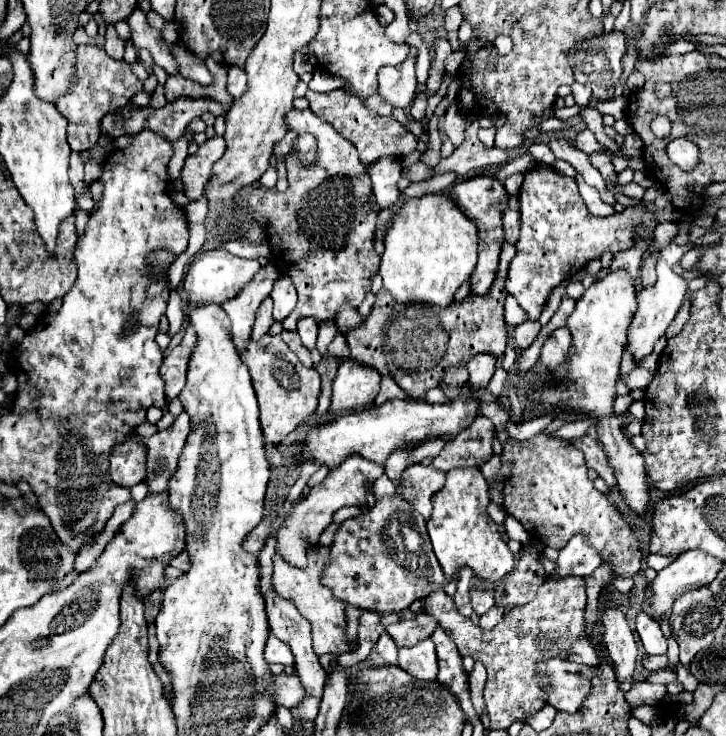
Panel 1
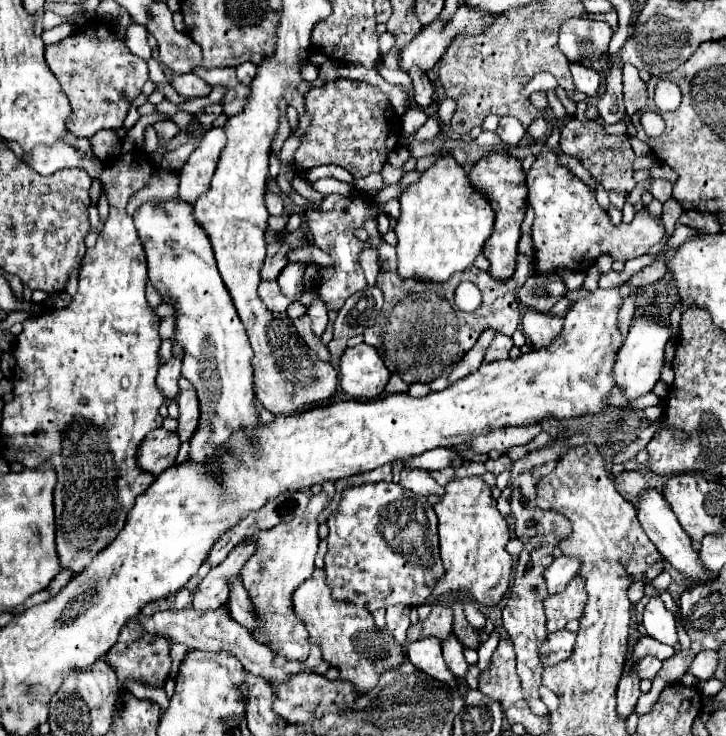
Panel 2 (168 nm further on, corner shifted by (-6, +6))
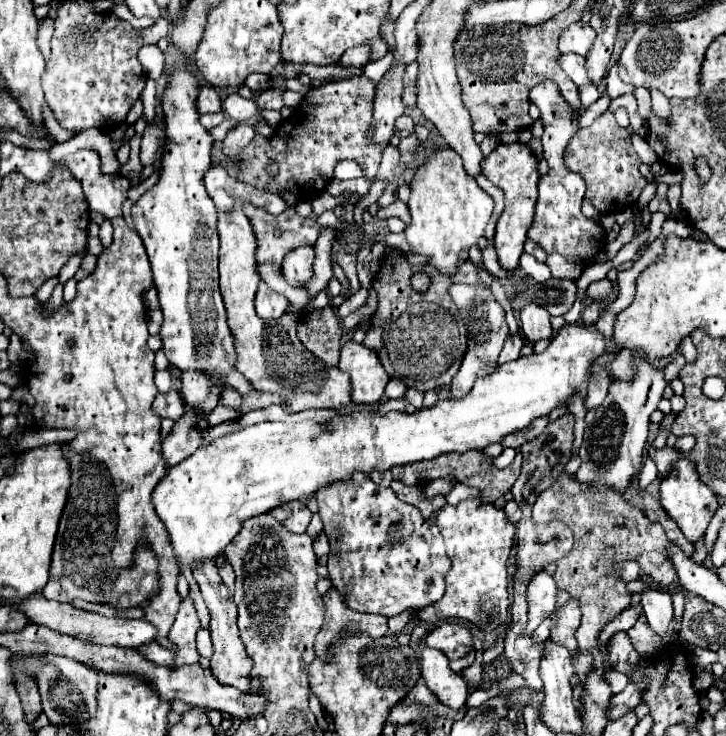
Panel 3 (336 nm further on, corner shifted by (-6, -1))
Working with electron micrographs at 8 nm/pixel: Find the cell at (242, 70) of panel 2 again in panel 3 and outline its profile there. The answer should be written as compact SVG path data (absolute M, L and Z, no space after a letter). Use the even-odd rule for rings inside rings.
M252 73L252 75L248 75L248 79L246 79L244 85L254 93L252 101L258 99L258 95L260 95L268 85L270 85L270 81L272 81L270 75L262 75L262 73Z

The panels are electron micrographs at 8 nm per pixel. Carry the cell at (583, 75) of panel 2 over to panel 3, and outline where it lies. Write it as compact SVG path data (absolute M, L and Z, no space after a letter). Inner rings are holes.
M558 55L558 65L566 71L566 75L580 87L588 83L588 75L586 75L586 59L582 55Z

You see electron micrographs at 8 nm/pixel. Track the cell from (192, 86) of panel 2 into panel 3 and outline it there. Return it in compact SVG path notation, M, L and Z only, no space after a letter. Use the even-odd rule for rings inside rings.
M200 87L198 95L198 111L200 114L218 113L222 111L222 99L214 87Z

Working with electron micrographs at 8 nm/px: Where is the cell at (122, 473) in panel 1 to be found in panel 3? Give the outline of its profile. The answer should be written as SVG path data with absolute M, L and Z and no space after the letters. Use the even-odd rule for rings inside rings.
M186 411L186 415L174 423L172 433L164 441L164 459L166 465L178 465L186 457L190 457L202 445L202 433L198 431L198 415L194 411Z

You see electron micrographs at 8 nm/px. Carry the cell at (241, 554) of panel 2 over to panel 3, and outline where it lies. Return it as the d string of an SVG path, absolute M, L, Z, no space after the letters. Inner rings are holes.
M200 629L198 631L198 637L196 637L196 643L198 643L198 653L206 659L210 659L210 655L214 653L212 651L212 641L210 641L210 633L206 629Z

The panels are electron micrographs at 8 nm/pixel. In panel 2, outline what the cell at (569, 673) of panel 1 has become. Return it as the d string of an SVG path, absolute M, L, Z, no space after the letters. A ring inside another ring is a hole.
M558 444L532 450L528 456L524 456L522 460L518 460L512 466L512 478L510 478L510 486L514 490L514 494L512 494L512 516L516 518L514 534L516 534L516 538L520 538L524 542L524 550L518 556L516 572L512 576L512 584L510 584L508 594L506 594L506 606L502 610L502 620L504 620L504 630L508 632L508 636L514 642L516 660L518 660L518 676L522 680L524 696L526 696L534 714L546 712L546 704L540 700L540 694L538 694L538 688L542 684L542 670L544 670L542 660L538 656L538 648L542 646L542 642L546 638L542 632L542 626L546 626L542 600L548 594L546 578L542 578L542 572L554 560L552 550L558 546L558 538L564 538L570 534L570 522L558 512L540 510L536 506L534 486L538 482L538 476L532 476L530 472L532 472L532 468L536 468L540 464L546 464L550 460L558 460L564 452L566 452L566 448L558 446Z

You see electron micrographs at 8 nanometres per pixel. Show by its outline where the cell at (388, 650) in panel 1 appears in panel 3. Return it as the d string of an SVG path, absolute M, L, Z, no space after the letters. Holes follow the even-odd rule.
M404 611L402 615L392 615L392 617L388 617L388 629L398 635L398 633L408 625L410 613L412 613L412 611Z

